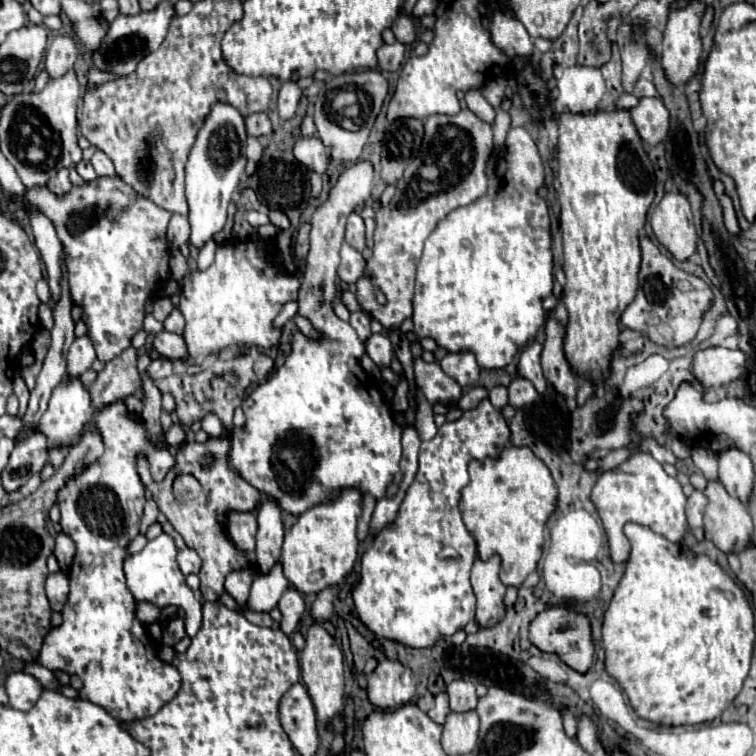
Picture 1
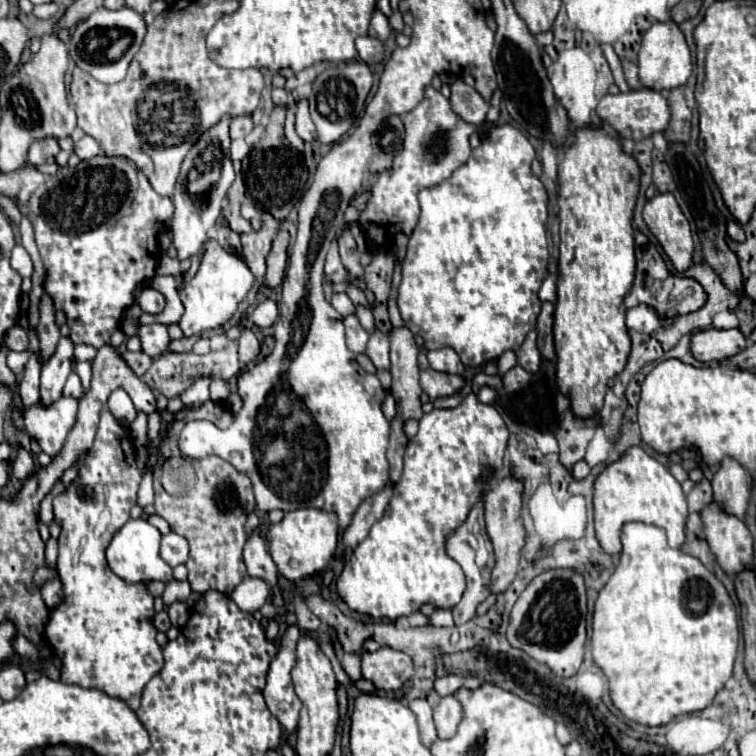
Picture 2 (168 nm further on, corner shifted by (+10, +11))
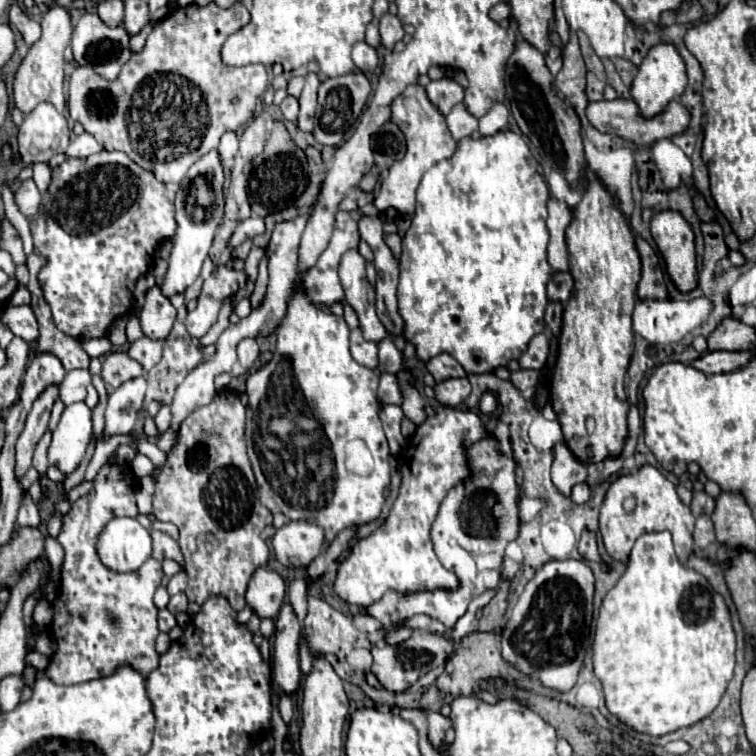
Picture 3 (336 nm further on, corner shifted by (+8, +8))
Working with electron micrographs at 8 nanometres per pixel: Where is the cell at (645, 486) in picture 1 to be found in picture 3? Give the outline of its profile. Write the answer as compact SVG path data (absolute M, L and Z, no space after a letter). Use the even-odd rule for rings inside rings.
M642 466L634 474L618 476L612 486L608 488L602 508L600 508L600 534L606 546L606 552L620 562L628 560L628 554L634 546L634 540L642 532L658 532L668 530L674 538L674 548L678 554L678 560L686 564L690 552L692 552L692 530L694 530L694 516L690 508L678 498L676 486L654 466ZM634 498L636 506L634 510L624 510L624 500Z

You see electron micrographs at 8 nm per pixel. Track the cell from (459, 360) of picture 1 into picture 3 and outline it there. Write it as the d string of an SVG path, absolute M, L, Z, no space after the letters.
M438 354L438 356L430 358L426 368L434 376L436 382L442 382L442 380L448 380L448 378L464 378L466 376L464 368L450 354Z

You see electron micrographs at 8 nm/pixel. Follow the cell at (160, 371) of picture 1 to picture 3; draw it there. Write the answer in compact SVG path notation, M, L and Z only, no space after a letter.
M114 352L108 354L102 366L102 378L110 390L118 388L120 384L140 378L144 374L142 364L138 364L134 358L130 358L126 352Z

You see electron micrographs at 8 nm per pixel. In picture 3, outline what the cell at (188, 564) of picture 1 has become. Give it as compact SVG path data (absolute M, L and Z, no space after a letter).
M150 530L150 534L152 534L152 544L154 544L154 554L152 556L156 560L162 562L162 560L170 558L170 560L178 562L180 566L184 566L184 556L182 556L180 546L174 538L170 538L170 536L166 536L164 532L158 532L158 530Z

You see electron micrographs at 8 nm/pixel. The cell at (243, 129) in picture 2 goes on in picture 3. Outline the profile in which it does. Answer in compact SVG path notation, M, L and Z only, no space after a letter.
M226 132L220 140L220 146L218 146L218 152L222 156L222 160L230 160L236 156L238 152L238 144L240 144L240 138L236 132Z

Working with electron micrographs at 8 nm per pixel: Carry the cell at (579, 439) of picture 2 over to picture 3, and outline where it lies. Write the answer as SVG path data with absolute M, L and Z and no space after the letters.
M558 442L554 446L554 464L552 464L552 482L560 492L570 496L570 490L586 480L586 466L576 460L566 442Z

